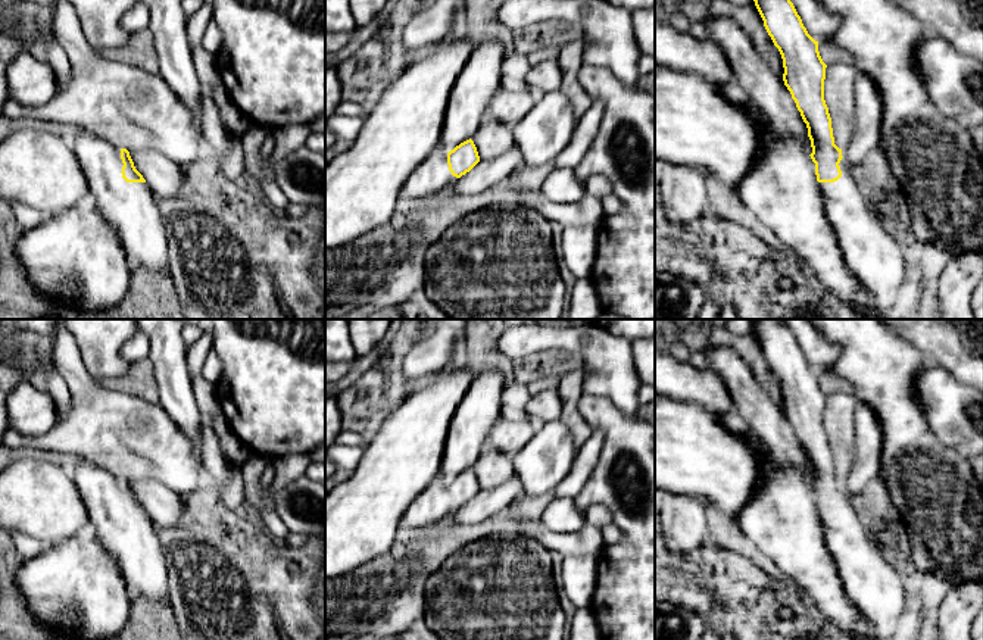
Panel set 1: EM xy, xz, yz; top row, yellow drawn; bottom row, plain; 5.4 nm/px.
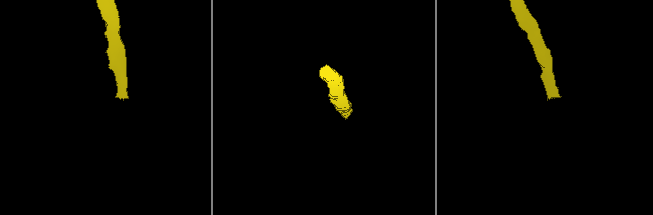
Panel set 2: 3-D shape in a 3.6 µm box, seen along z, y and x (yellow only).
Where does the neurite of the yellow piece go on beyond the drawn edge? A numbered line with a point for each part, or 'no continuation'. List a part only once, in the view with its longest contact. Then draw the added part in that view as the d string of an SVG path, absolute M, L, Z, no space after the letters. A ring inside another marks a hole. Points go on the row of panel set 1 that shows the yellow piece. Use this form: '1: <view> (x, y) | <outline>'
1: yz (767, 90) | M705 16L703 24L708 38L715 41L725 54L734 81L777 131L798 138L811 154L808 128L790 91L783 78L762 60L748 34L731 18Z

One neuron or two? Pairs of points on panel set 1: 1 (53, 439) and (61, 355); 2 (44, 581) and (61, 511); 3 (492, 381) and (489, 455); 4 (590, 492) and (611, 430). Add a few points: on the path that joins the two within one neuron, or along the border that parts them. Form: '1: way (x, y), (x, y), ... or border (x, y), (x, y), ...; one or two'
1: way (74, 420), (80, 414), (80, 383), (77, 375); one
2: border (74, 534), (41, 552); two
3: border (487, 440), (471, 468); two
4: way (602, 477), (611, 456), (611, 445); one

